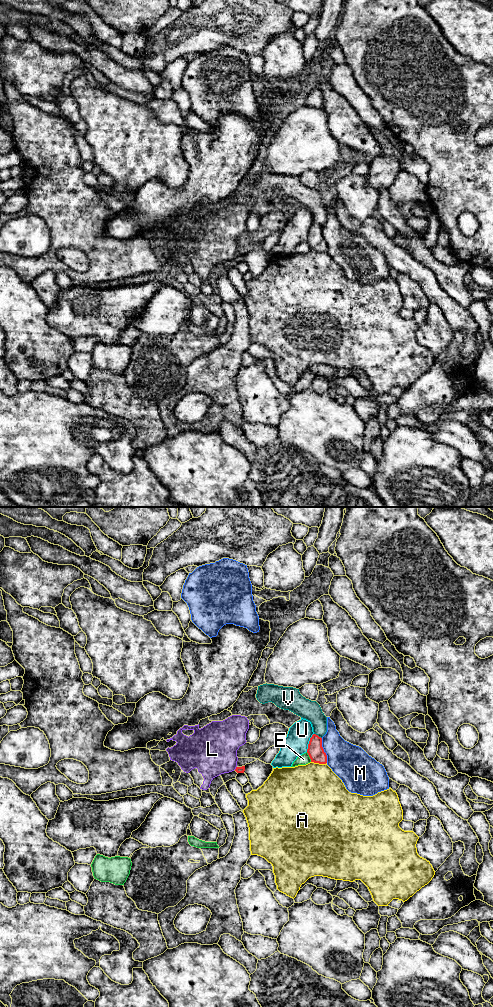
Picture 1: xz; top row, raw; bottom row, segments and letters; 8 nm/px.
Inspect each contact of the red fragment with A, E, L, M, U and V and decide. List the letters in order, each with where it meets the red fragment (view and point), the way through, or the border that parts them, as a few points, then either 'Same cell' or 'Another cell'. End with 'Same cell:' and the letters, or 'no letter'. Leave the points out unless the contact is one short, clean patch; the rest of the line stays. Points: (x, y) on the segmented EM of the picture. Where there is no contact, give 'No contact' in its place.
A: Touches red at xz (319, 763). Another cell
E: Touches red at xz (309, 756). Another cell
L: Touches red at xz (236, 768). Boundary: xz (236, 766), (234, 769). Another cell
M: Touches red at xz (323, 750). Another cell
U: Touches red at xz (309, 742). Another cell
V: Touches red at xz (317, 735). Another cell
Same cell: no letter

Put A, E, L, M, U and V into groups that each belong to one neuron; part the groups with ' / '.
A / E / L / M / U / V

